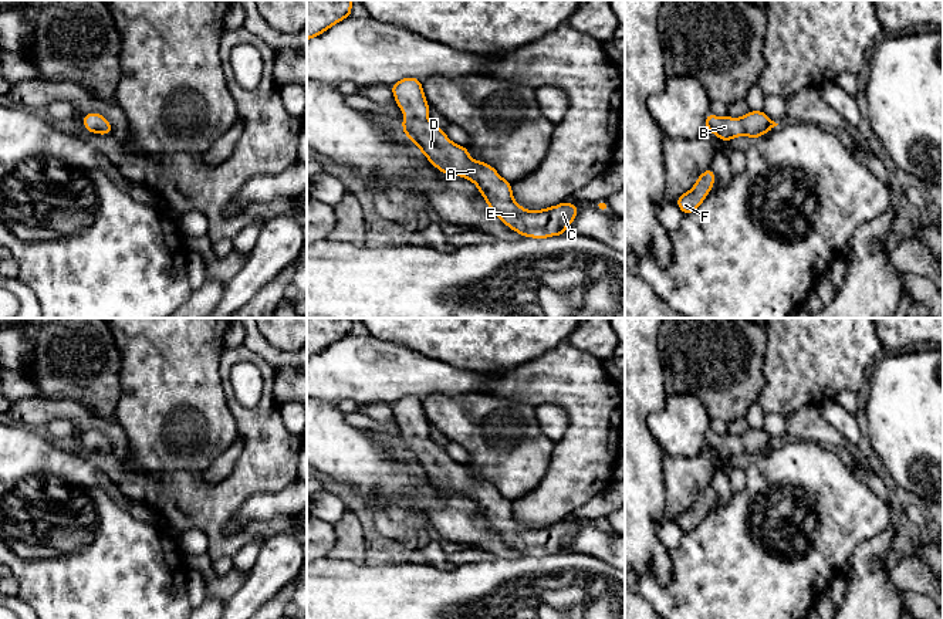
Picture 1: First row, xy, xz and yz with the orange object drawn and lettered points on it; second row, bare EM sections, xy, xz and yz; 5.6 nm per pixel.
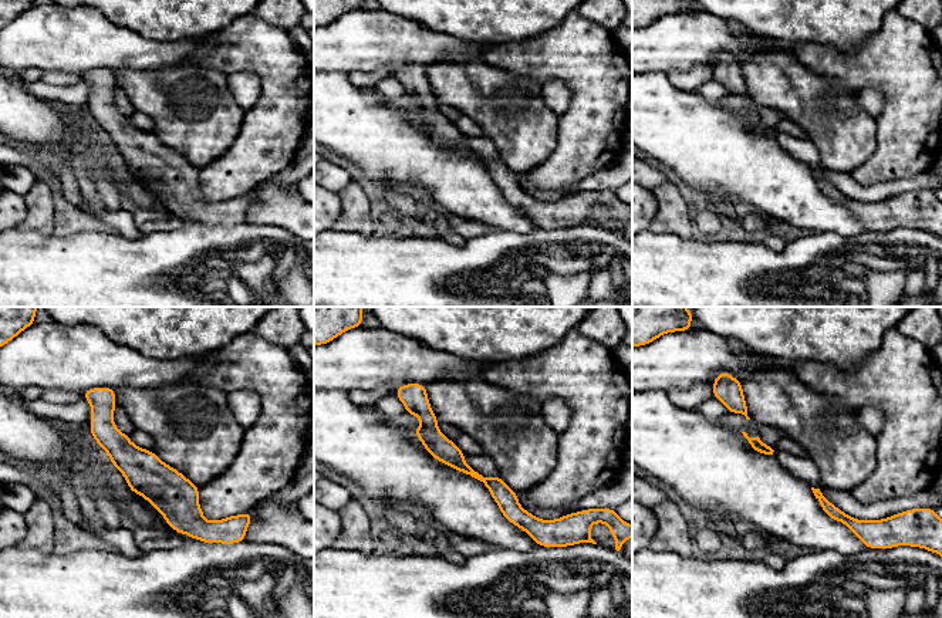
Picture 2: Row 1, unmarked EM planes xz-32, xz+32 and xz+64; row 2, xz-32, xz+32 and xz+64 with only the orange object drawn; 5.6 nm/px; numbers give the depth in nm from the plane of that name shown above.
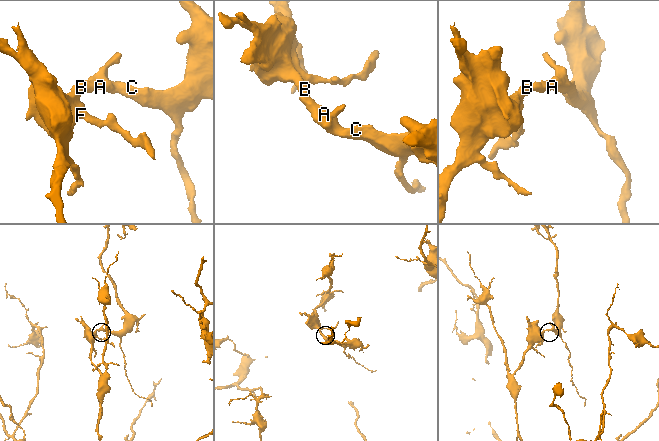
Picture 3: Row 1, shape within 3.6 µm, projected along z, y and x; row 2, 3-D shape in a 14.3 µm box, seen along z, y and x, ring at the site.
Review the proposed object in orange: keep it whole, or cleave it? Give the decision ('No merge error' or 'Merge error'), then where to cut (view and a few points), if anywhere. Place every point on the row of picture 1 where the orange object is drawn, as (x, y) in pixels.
No merge error. No split

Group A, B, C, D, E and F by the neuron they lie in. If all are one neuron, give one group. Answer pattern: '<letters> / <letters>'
A B C D E F

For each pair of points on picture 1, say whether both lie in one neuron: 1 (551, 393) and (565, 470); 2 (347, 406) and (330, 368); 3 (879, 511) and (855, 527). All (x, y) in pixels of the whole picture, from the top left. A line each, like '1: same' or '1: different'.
1: same
2: different
3: same

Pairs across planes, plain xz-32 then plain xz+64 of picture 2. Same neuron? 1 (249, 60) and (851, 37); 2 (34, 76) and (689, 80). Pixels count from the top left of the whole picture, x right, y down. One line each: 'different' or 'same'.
1: different
2: same

